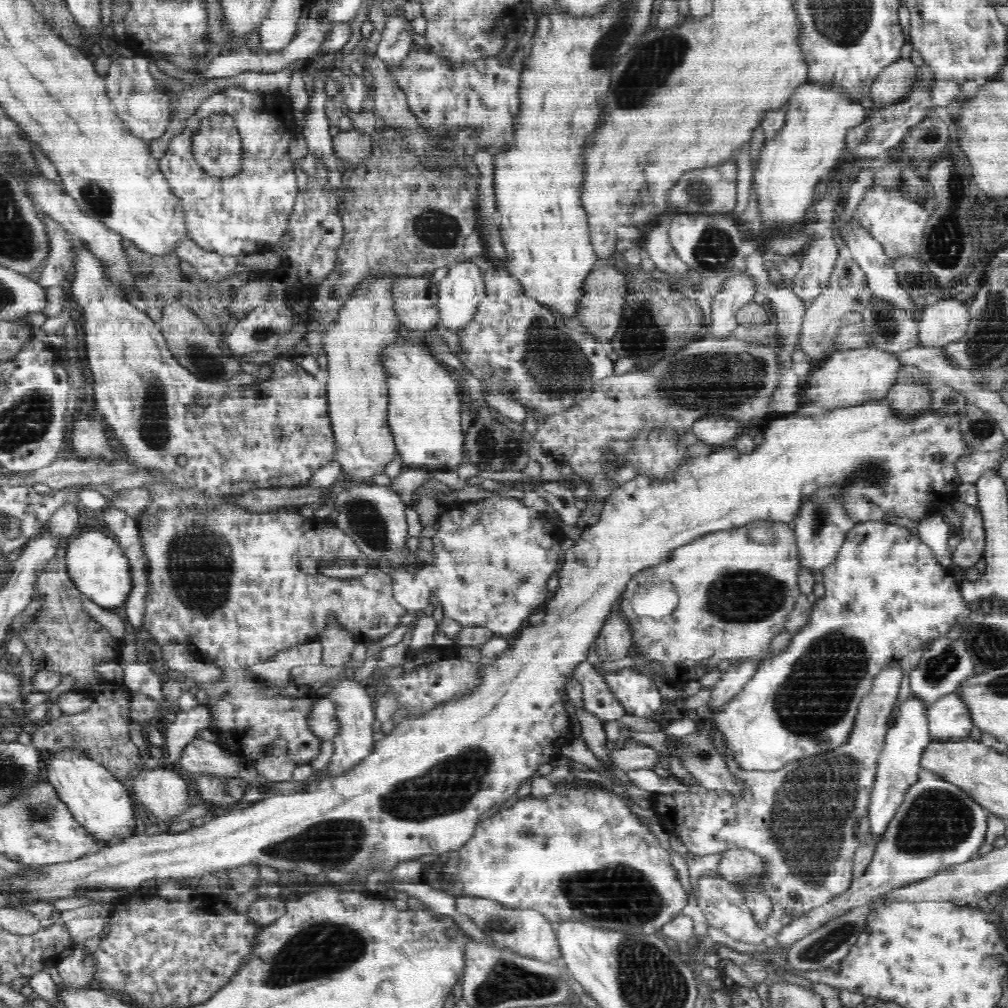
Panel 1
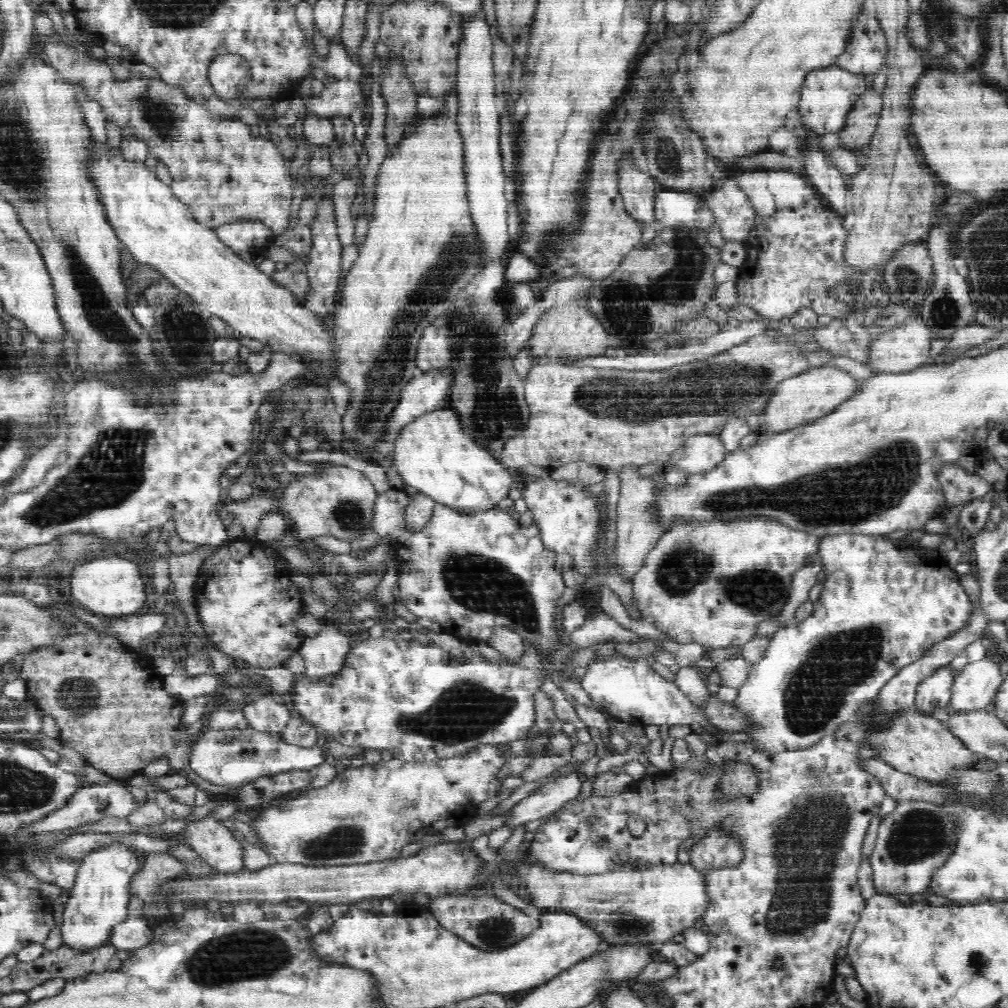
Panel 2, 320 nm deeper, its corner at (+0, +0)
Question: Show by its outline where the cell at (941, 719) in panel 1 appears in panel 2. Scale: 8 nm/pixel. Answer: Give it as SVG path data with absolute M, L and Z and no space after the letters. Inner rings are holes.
M990 659L967 664L952 680L948 702L951 712L964 714L985 709L1002 678L998 663Z

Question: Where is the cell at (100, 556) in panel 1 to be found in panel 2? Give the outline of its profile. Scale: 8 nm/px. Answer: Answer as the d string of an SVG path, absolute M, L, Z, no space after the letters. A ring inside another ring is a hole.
M107 554L102 557L88 559L76 565L72 574L66 579L66 584L72 588L74 600L83 604L89 612L94 614L112 614L122 616L134 614L142 608L145 600L145 583L140 576L141 568L130 555ZM126 556L126 558L124 558Z

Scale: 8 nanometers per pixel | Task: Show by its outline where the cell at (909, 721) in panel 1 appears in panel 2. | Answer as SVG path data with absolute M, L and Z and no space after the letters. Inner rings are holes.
M942 667L935 670L930 676L923 678L918 682L916 686L916 692L914 694L914 709L916 713L920 713L922 716L931 716L940 710L940 708L946 708L951 696L952 680L956 674L952 673L948 667Z

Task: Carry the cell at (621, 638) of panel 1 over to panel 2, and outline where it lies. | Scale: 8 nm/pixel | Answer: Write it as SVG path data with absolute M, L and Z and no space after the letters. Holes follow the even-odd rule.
M634 467L622 469L618 473L621 476L621 491L617 504L616 521L618 538L611 564L616 568L618 576L622 576L624 580L633 580L633 576L644 566L645 556L663 536L660 525L654 523L654 519L646 511L646 506L652 502L657 478L640 478L637 476L637 468Z

